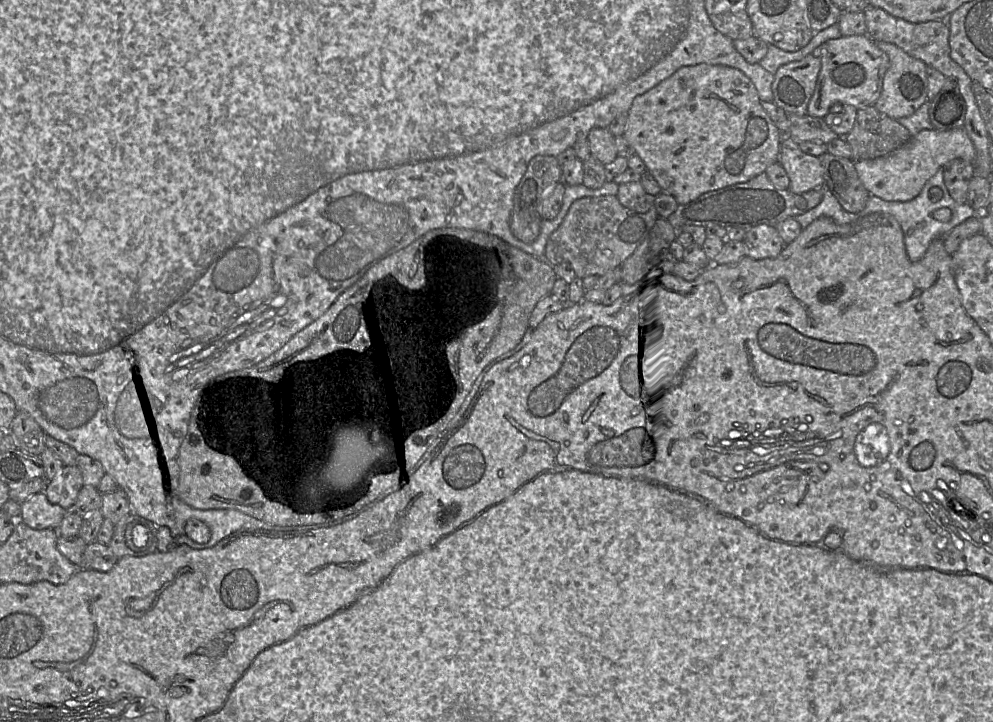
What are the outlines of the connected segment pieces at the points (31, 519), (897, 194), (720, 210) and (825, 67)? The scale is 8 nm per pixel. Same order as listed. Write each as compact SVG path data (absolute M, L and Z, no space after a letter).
M44 492L32 495L21 503L20 520L36 530L57 529L67 511L52 504Z
M964 127L950 130L922 130L901 147L875 159L855 161L860 180L871 195L887 201L909 201L919 195L925 183L944 165L961 158L974 163L976 151Z
M764 172L747 182L706 192L687 204L679 204L667 220L673 226L676 236L688 226L741 228L744 231L758 225L776 227L779 222L803 214L817 206L822 200L823 191L824 187L795 194L789 189L775 187Z
M867 34L841 36L815 48L811 53L820 58L821 69L815 90L807 106L807 114L824 118L835 103L849 104L856 109L874 106L879 98L889 58Z

